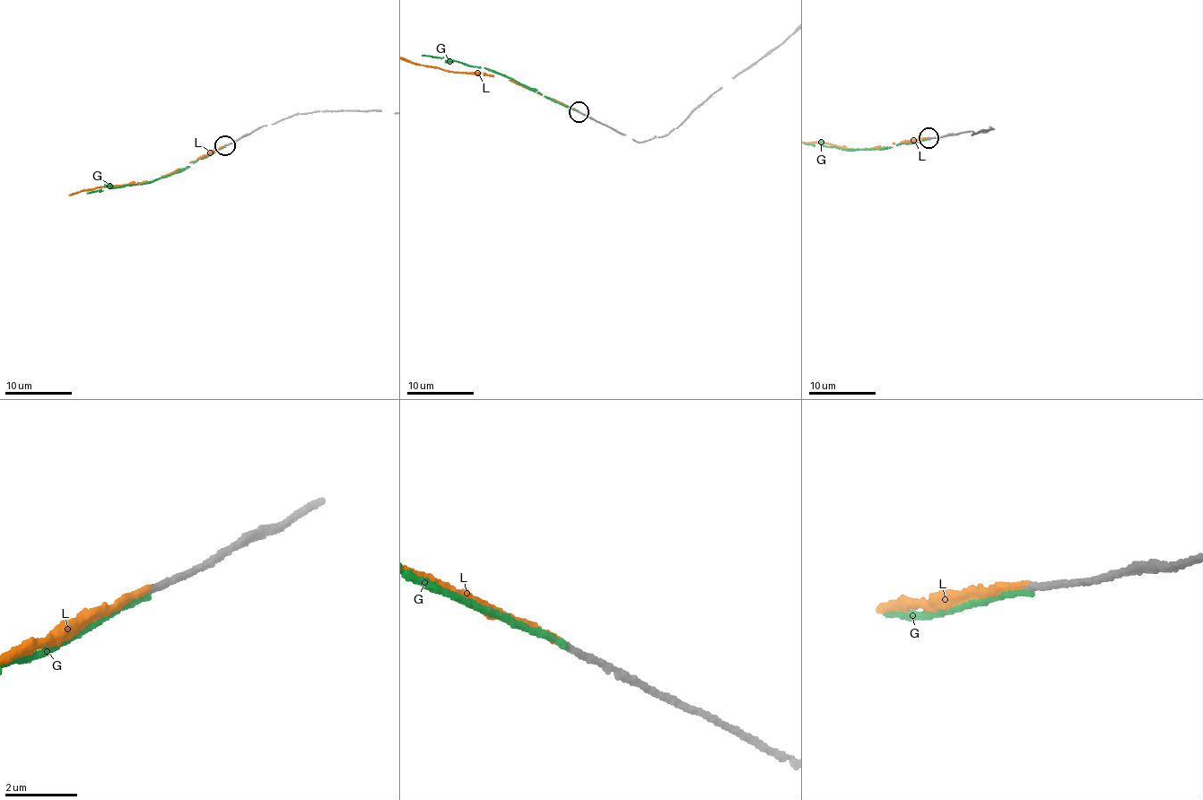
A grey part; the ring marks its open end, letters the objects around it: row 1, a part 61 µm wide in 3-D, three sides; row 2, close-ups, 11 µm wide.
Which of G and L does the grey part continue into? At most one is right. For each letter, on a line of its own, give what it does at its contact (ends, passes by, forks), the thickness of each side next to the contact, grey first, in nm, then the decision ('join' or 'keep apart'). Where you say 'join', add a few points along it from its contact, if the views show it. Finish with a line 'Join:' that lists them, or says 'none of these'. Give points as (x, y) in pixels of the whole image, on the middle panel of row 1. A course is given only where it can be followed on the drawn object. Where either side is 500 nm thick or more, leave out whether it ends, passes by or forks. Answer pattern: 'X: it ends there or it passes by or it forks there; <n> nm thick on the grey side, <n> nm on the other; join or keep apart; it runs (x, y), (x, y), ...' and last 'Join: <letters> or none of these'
G: it ends there; 200 nm thick on the grey side, 170 nm on the other; keep apart
L: it ends there; 200 nm thick on the grey side, 170 nm on the other; join
Join: L

